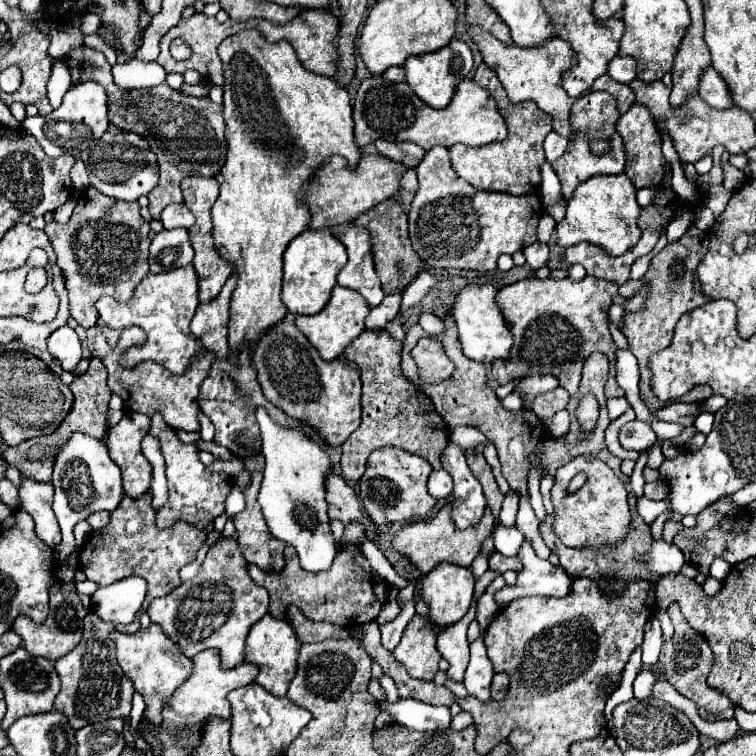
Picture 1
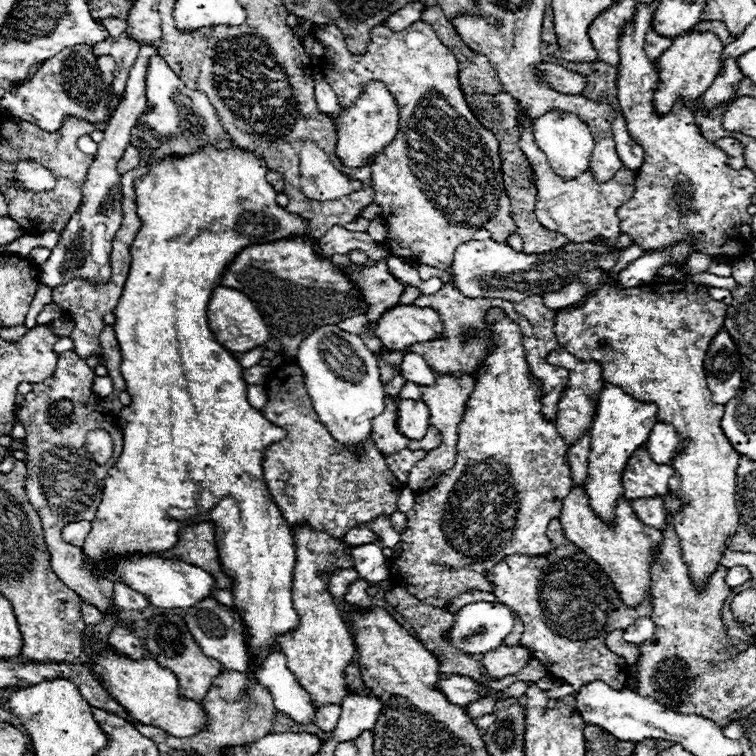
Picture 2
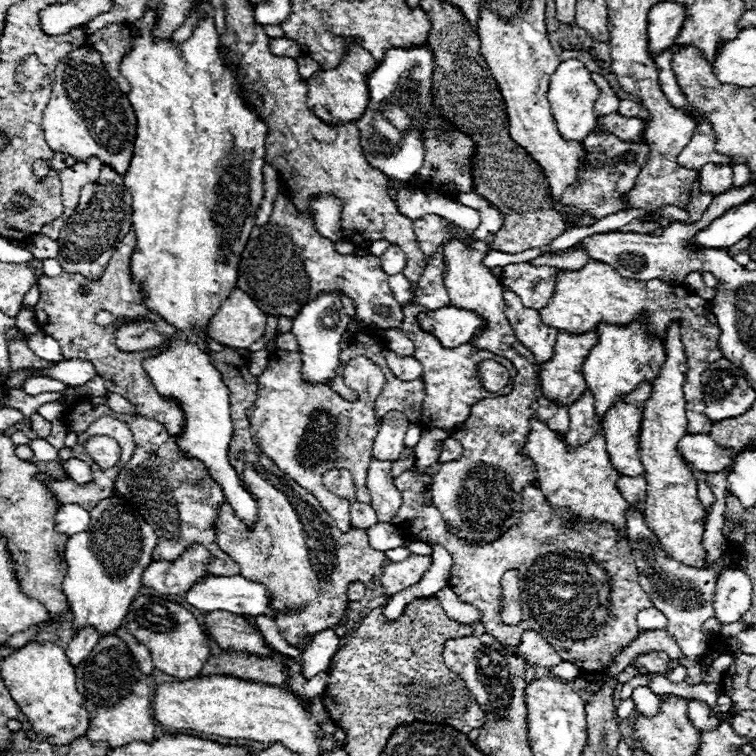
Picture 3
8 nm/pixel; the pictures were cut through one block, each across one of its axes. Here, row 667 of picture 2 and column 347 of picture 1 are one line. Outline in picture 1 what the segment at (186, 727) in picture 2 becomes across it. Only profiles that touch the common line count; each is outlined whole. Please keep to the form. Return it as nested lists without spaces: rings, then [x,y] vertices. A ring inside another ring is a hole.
[[[240,32],[228,36],[220,46],[218,54],[224,66],[224,120],[228,154],[222,170],[218,172],[220,196],[212,206],[214,220],[214,244],[222,258],[234,262],[238,272],[238,284],[232,292],[228,342],[232,348],[230,360],[236,362],[236,348],[242,342],[254,344],[260,332],[276,324],[284,314],[282,302],[282,254],[290,240],[308,228],[310,212],[308,204],[300,204],[300,190],[310,182],[320,164],[332,154],[340,154],[350,166],[360,160],[360,148],[352,136],[352,104],[346,88],[334,78],[308,72],[290,42],[266,42],[266,38],[254,32]]]

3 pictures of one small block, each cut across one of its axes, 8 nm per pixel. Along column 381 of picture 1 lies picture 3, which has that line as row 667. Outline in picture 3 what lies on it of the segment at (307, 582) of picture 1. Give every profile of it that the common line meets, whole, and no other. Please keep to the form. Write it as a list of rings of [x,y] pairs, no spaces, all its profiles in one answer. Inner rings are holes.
[[[440,462],[432,464],[426,470],[426,474],[422,474],[422,476],[416,476],[414,468],[412,468],[412,470],[404,472],[402,476],[394,478],[394,486],[398,488],[398,492],[402,496],[402,504],[390,522],[404,526],[408,530],[408,536],[412,536],[412,540],[420,540],[420,542],[436,540],[438,544],[442,544],[450,552],[454,564],[450,570],[448,586],[458,594],[460,600],[474,604],[482,610],[482,622],[484,622],[486,632],[490,636],[496,636],[496,640],[500,640],[500,644],[516,646],[516,644],[520,644],[522,632],[532,628],[534,632],[540,632],[540,636],[544,636],[544,640],[548,640],[548,644],[552,644],[552,648],[556,648],[558,656],[564,662],[574,662],[576,666],[584,668],[584,670],[580,670],[582,674],[606,672],[606,668],[612,666],[618,652],[624,650],[626,644],[632,644],[632,640],[636,640],[636,636],[638,636],[636,614],[644,608],[654,606],[650,594],[644,592],[638,582],[638,568],[632,558],[628,540],[618,538],[616,530],[610,524],[600,524],[600,526],[580,524],[580,526],[576,526],[576,530],[568,530],[566,526],[562,526],[562,522],[568,518],[568,514],[564,510],[552,512],[548,506],[548,500],[540,492],[540,488],[528,484],[522,490],[522,516],[520,516],[518,524],[514,524],[494,544],[470,546],[446,530],[446,524],[440,518],[440,512],[430,504],[430,484],[432,484],[430,480],[438,472],[438,468],[440,468]],[[512,568],[518,570],[520,600],[524,598],[526,590],[530,592],[528,614],[522,614],[522,622],[516,626],[504,624],[500,620],[500,600],[502,600],[500,580],[502,580],[504,572],[508,572]]]

